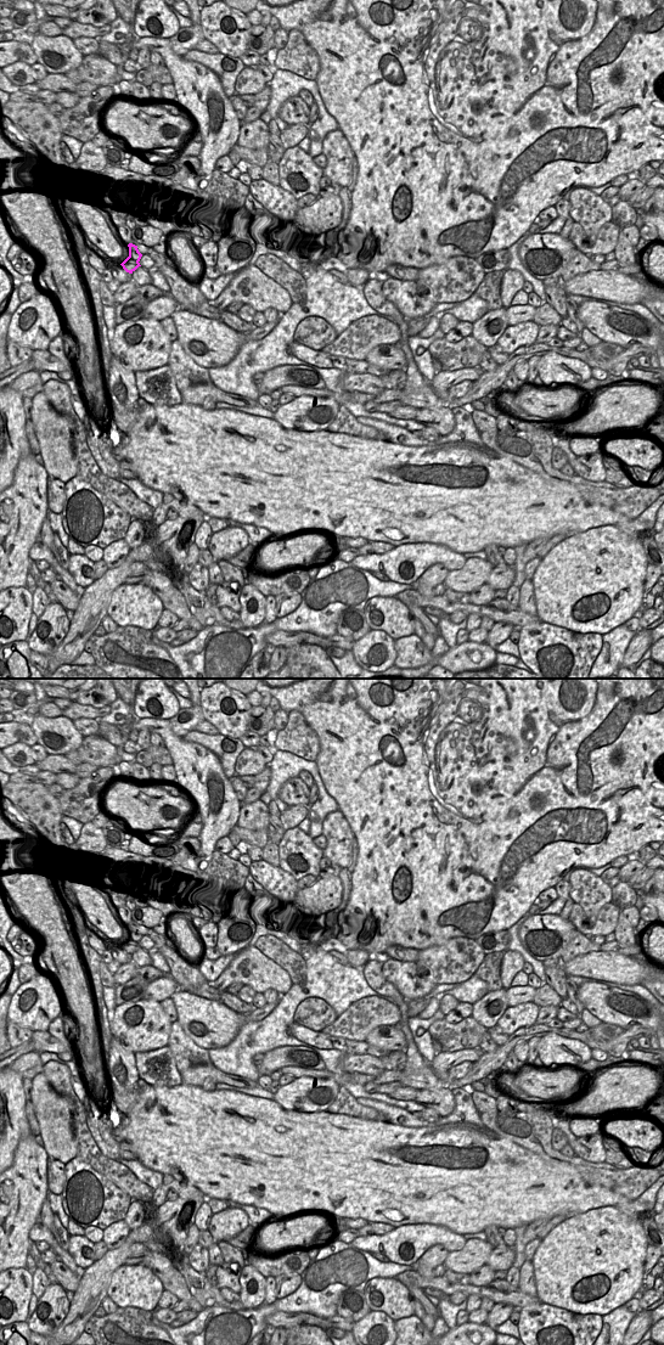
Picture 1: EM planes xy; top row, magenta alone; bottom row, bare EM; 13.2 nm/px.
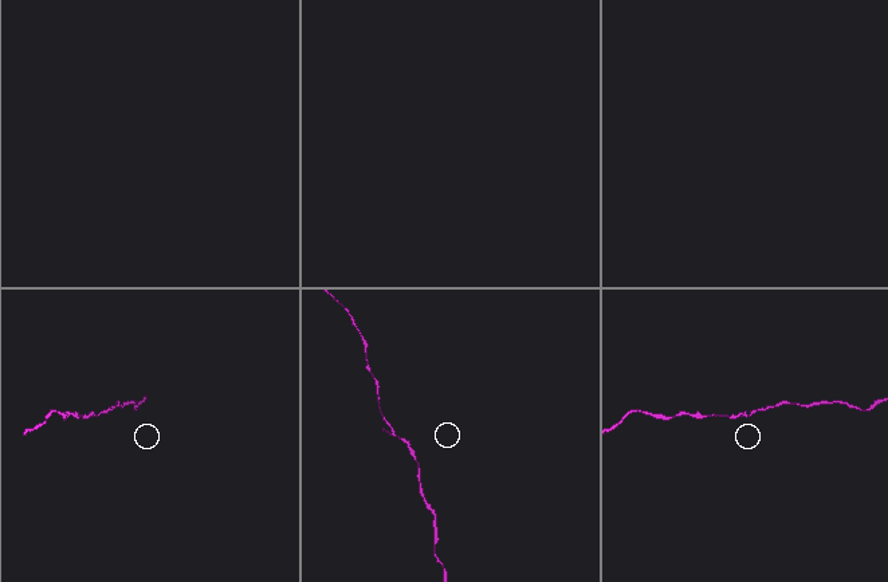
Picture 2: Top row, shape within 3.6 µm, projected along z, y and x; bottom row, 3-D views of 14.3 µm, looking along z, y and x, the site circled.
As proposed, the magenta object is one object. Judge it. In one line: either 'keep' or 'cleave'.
cleave

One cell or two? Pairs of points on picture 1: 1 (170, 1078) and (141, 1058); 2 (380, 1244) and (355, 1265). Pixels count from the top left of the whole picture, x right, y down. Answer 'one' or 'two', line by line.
1: one
2: two

